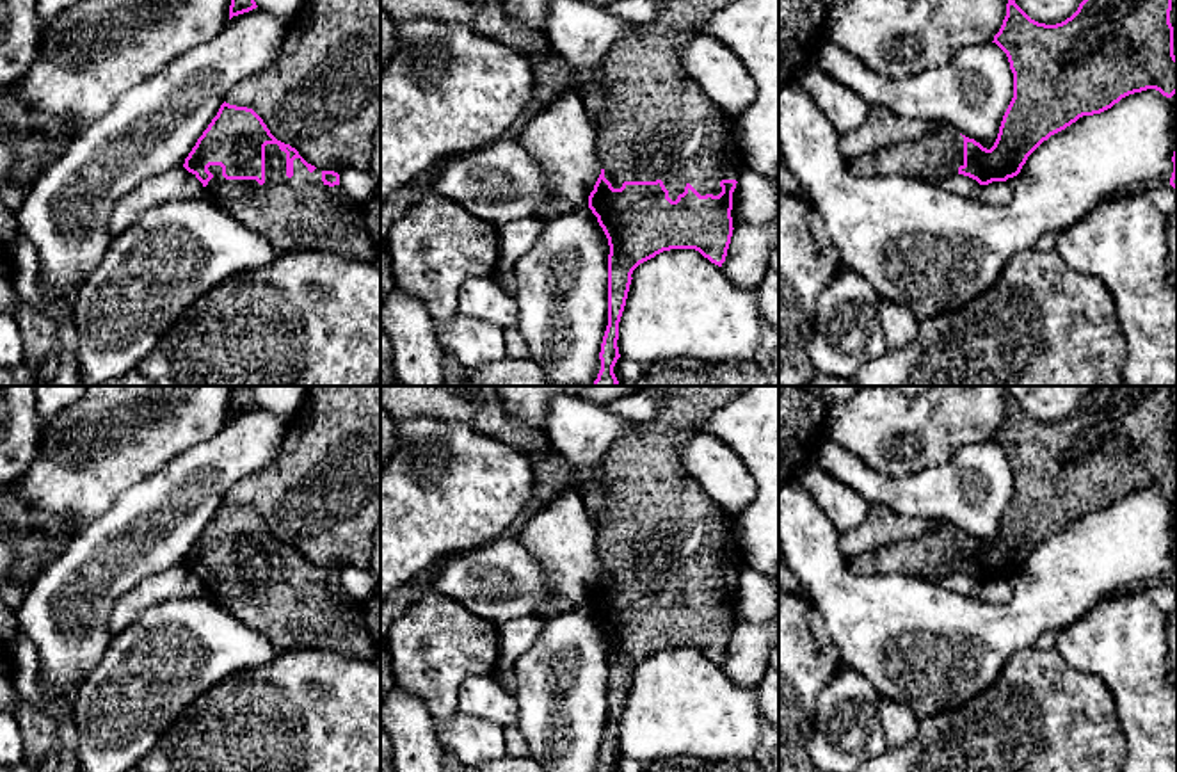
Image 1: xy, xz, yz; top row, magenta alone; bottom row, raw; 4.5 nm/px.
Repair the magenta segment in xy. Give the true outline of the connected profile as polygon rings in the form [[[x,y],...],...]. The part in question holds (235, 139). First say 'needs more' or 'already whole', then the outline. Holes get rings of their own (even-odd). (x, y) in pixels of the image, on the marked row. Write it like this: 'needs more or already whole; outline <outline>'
needs more; outline [[[224,101],[183,167],[203,183],[210,201],[277,251],[316,249],[370,263],[379,254],[363,206],[345,196],[340,174],[308,164],[295,148],[277,141],[252,109]]]

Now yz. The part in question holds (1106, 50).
needs more; outline [[[1015,0],[994,41],[1008,57],[1013,73],[1013,98],[1003,116],[990,149],[939,125],[930,135],[868,153],[850,162],[855,178],[901,174],[914,180],[944,180],[957,173],[980,185],[1006,181],[1021,173],[1028,157],[1051,135],[1083,116],[1101,114],[1122,98],[1156,89],[1172,98],[1177,92],[1177,57],[1173,55],[1172,0],[1083,0],[1061,23],[1031,20]]]

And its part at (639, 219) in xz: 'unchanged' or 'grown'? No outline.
grown

